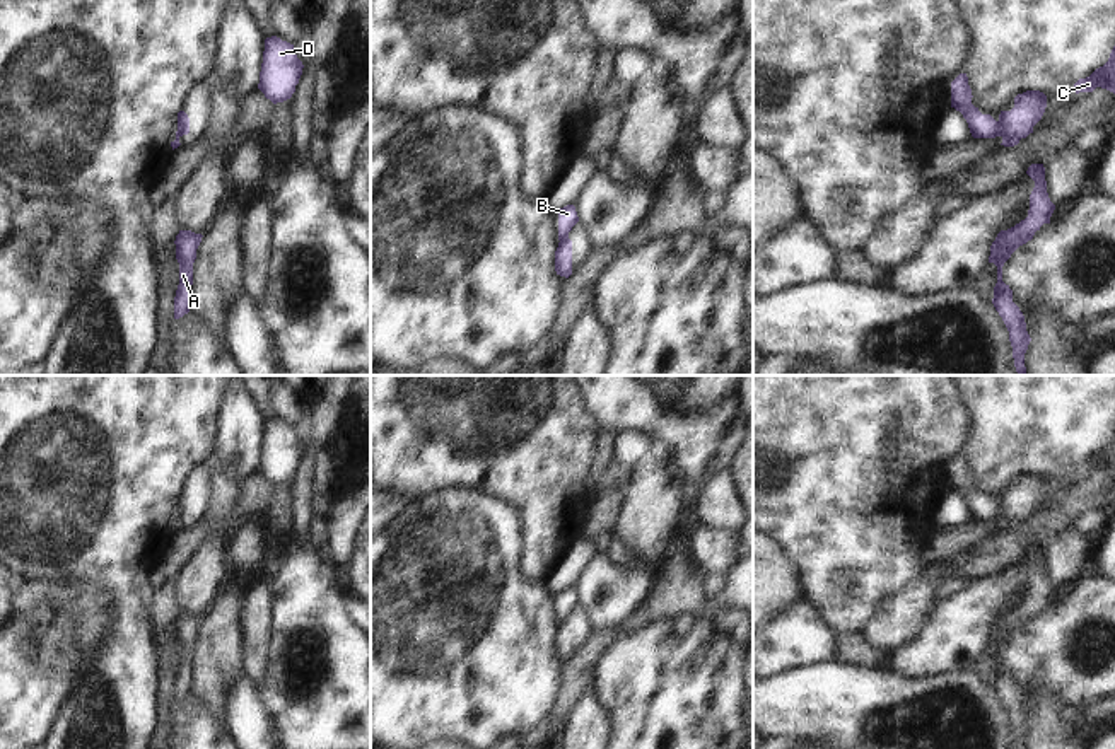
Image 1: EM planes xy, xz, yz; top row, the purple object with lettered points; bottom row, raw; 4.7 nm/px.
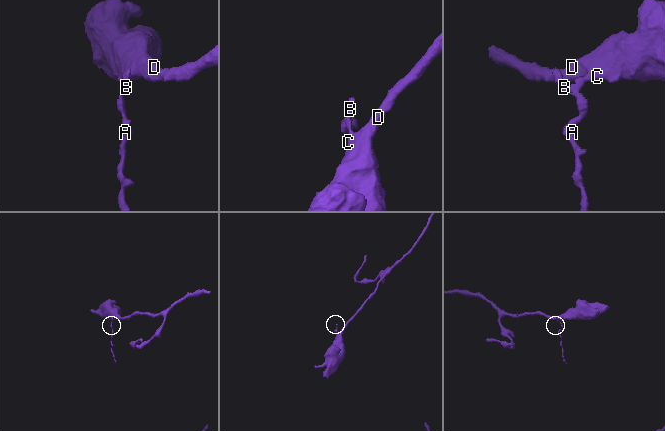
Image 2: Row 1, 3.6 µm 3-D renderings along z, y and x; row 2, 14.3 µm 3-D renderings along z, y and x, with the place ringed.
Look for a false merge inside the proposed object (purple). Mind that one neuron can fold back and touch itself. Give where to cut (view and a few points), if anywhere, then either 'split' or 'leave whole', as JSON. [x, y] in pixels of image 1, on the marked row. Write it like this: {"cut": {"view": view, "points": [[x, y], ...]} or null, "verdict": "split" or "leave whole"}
{"cut": {"view": "xz", "points": [[567, 234], [560, 241]]}, "verdict": "split"}

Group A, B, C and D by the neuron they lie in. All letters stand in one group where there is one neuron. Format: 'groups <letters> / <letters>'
groups A B / C D

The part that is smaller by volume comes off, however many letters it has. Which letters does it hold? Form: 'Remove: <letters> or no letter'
Remove: A, B

